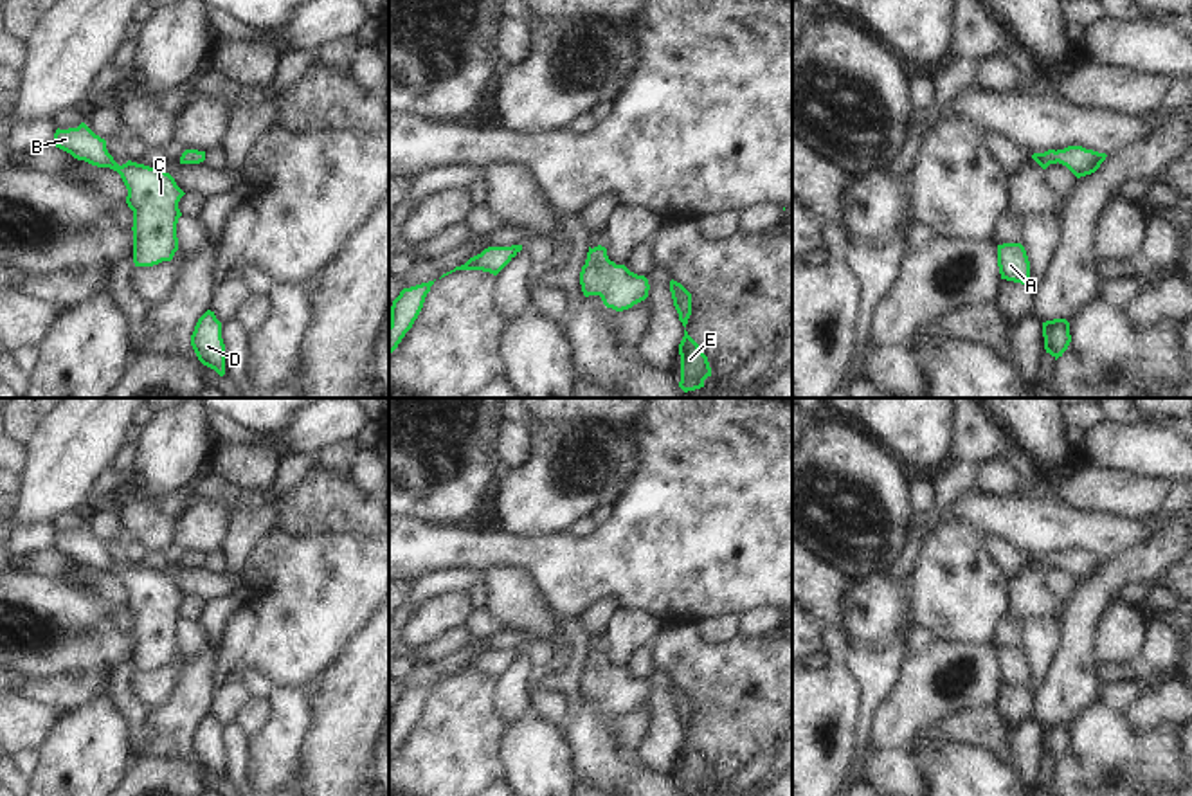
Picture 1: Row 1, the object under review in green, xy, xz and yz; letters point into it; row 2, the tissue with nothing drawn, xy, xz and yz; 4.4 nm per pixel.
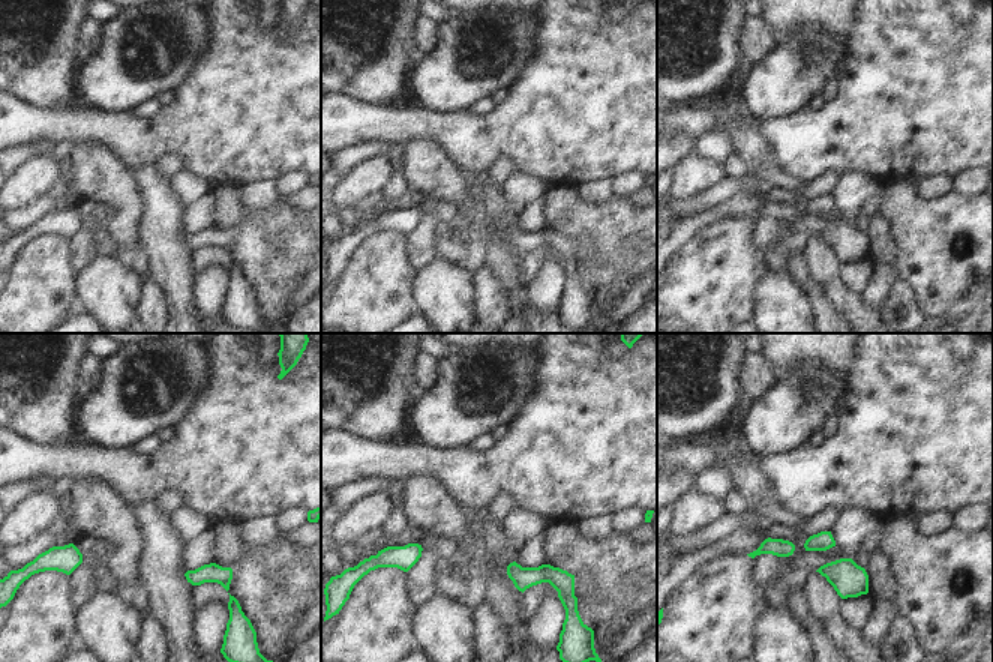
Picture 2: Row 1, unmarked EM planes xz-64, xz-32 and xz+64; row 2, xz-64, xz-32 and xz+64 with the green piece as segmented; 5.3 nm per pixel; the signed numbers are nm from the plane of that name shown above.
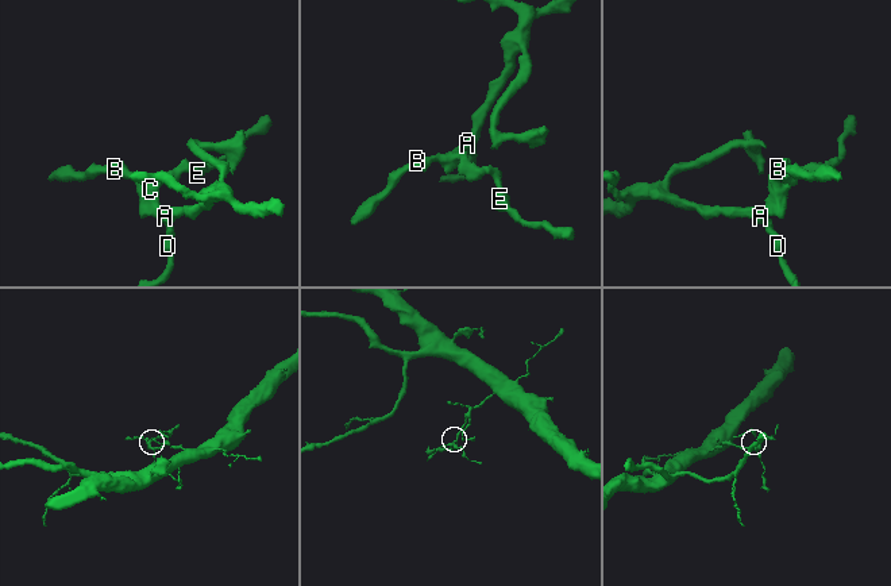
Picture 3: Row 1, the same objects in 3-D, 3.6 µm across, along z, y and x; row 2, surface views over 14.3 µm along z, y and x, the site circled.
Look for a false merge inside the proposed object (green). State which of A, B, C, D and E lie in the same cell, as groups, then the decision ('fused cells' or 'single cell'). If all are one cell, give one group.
A B C D E | single cell

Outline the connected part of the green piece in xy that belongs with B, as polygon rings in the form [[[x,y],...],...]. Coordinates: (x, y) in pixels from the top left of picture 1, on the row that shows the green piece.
[[[85,122],[77,128],[56,130],[52,144],[77,160],[117,171],[128,189],[126,204],[133,211],[133,263],[153,267],[171,261],[178,250],[176,223],[182,216],[180,198],[185,194],[162,167],[128,160],[119,166],[106,149],[106,140]]]

